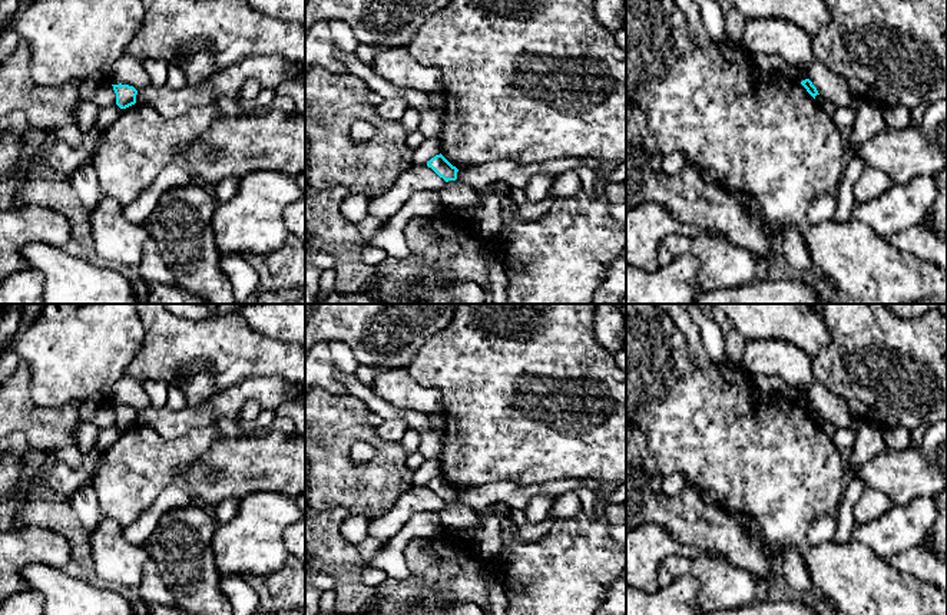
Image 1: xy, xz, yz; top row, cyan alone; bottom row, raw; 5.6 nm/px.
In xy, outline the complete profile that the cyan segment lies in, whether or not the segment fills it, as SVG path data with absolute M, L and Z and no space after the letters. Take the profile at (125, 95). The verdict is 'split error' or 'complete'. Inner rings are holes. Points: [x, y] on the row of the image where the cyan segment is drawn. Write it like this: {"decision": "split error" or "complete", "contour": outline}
{"decision": "complete", "contour": "M122 83L112 86L116 93L116 105L120 109L126 109L136 103L138 90L133 86L122 85Z"}

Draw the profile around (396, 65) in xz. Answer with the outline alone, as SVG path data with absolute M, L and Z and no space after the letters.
M407 47L378 49L372 67L395 87L427 95L444 92L441 72L434 66L420 65Z

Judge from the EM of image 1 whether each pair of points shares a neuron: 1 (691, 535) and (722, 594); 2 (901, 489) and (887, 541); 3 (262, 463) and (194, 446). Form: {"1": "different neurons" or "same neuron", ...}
{"1": "different neurons", "2": "different neurons", "3": "different neurons"}

